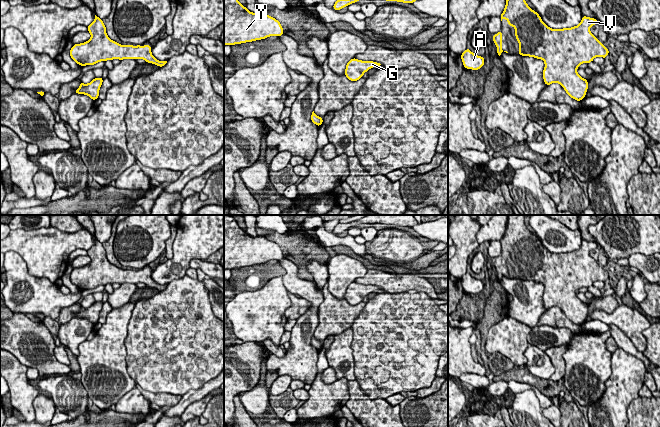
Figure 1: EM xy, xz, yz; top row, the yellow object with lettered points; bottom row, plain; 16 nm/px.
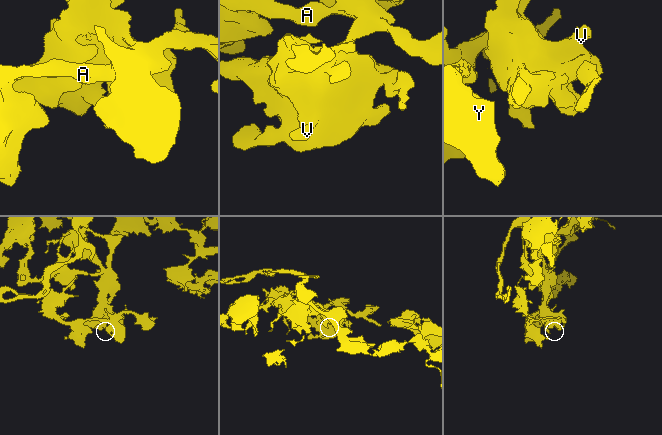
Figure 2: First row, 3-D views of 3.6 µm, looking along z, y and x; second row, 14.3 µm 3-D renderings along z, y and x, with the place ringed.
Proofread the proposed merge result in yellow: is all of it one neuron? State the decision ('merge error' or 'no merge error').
no merge error

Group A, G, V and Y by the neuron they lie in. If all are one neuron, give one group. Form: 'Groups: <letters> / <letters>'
Groups: A G V Y

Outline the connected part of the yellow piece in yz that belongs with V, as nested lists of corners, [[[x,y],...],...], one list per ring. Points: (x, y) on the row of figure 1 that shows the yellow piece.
[[[506,0],[501,21],[506,19],[508,26],[515,29],[515,38],[519,42],[519,55],[542,59],[545,63],[543,70],[544,83],[548,86],[559,83],[566,93],[574,100],[581,101],[585,98],[588,81],[582,78],[577,69],[582,63],[590,63],[595,57],[606,58],[608,48],[600,43],[597,37],[590,32],[590,27],[597,24],[595,18],[582,16],[579,25],[571,28],[551,29],[541,19],[539,14],[532,10],[525,0]]]

